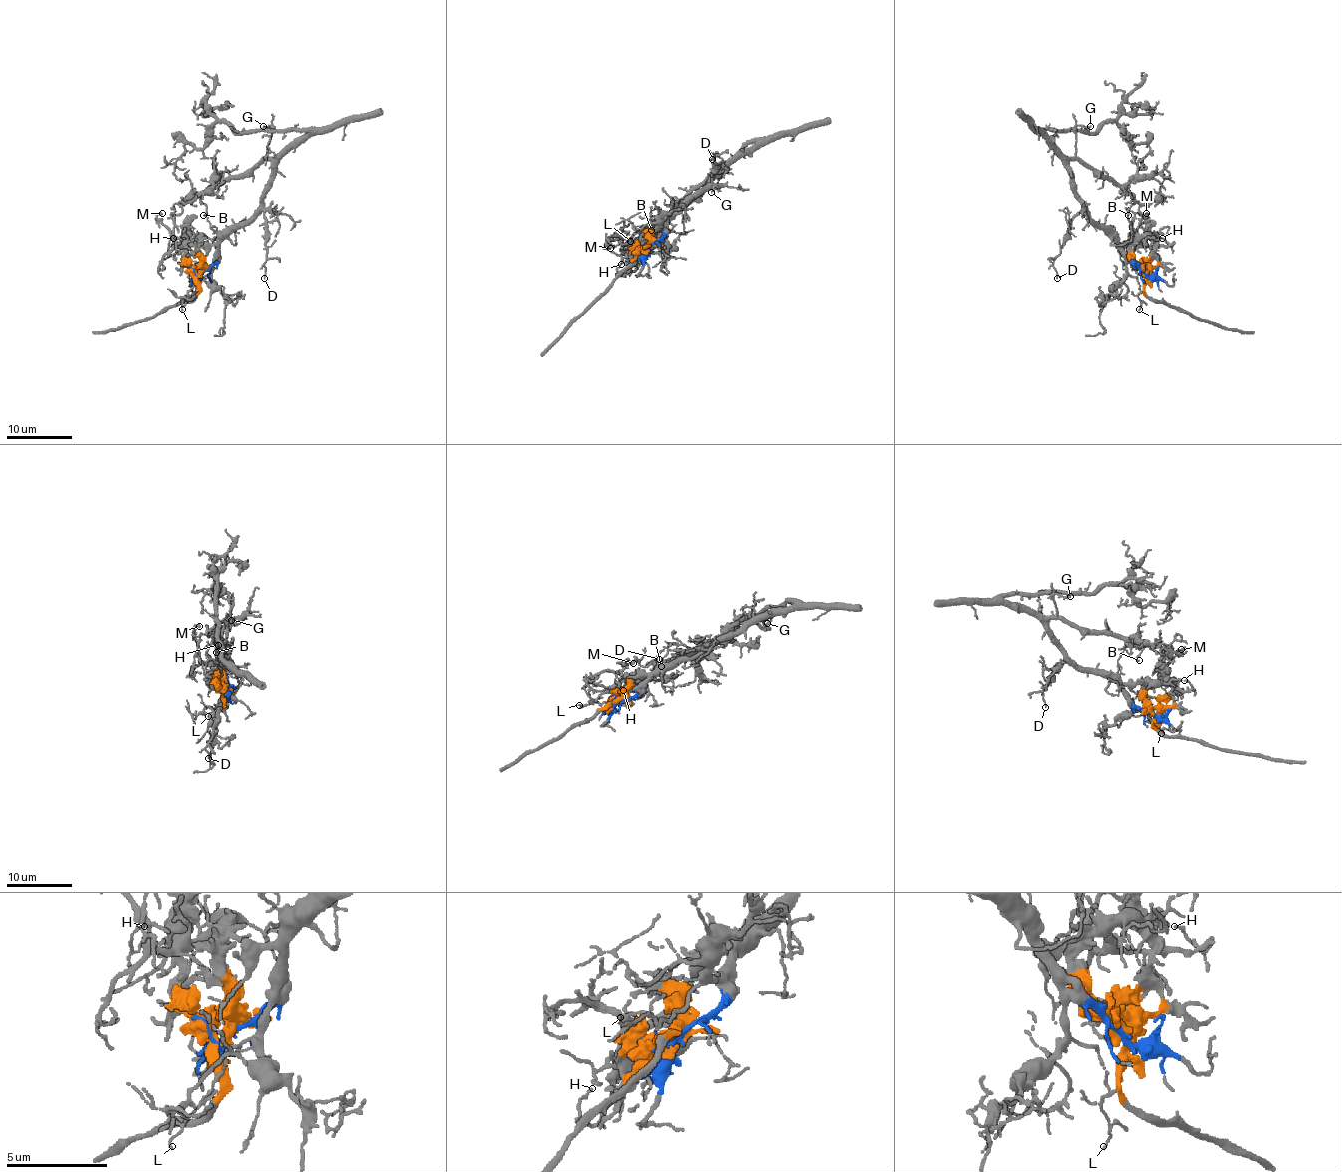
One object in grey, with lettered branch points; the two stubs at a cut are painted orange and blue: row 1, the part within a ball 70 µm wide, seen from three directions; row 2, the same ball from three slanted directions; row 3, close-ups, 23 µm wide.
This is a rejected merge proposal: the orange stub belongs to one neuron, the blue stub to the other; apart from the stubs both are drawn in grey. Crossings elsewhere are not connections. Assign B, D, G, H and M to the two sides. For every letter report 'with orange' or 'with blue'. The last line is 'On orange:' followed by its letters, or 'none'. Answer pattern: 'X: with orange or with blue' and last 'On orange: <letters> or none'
B: with blue
D: with blue
G: with blue
H: with orange
M: with orange
On orange: H, M

